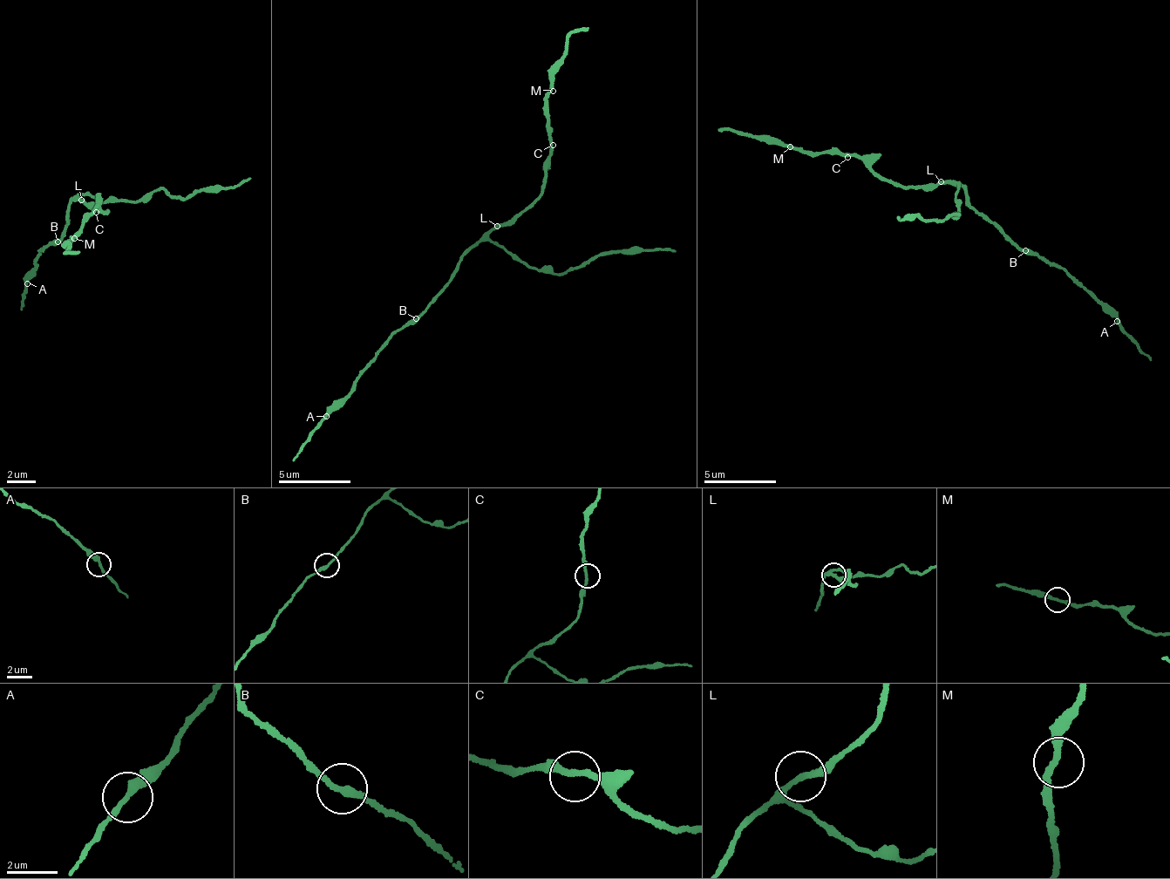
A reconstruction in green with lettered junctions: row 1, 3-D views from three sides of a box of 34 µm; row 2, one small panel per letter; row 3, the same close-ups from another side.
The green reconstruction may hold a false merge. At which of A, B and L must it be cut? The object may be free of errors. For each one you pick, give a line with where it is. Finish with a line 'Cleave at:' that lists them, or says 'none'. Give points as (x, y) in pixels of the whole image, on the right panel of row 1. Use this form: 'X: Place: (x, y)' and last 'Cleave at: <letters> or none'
Cleave at: none

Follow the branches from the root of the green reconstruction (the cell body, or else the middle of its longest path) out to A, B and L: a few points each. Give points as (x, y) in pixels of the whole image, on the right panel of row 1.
A: (969, 195), (969, 208), (998, 228), (1007, 241), (1066, 271), (1074, 284), (1099, 300), (1104, 312), (1117, 321)
B: (969, 195), (969, 208), (984, 221), (998, 228), (1007, 241), (1023, 251)
L: (969, 195), (961, 187), (942, 182)

